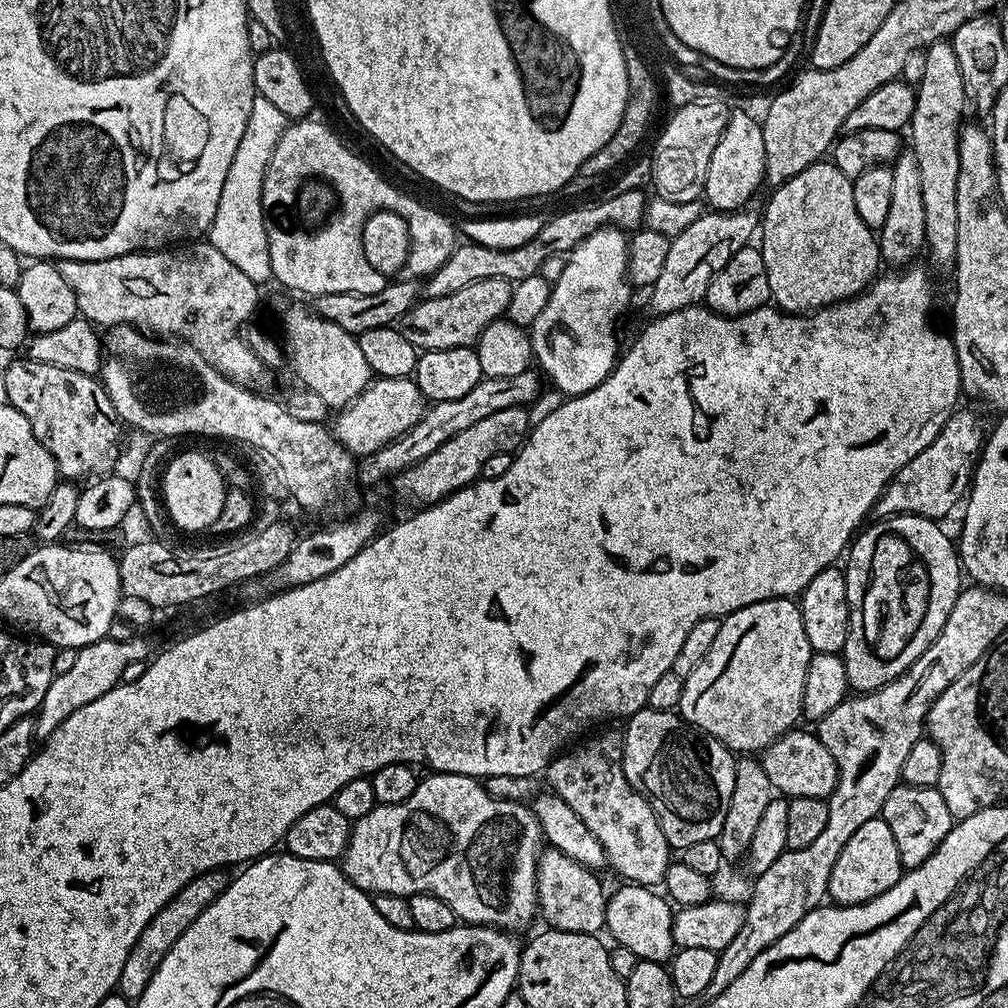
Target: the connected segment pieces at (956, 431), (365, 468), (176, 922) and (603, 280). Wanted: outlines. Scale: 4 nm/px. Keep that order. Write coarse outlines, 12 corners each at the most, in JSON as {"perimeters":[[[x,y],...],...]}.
{"perimeters":[[[953,412],[892,475],[875,515],[935,521],[965,499],[985,439]],[[539,371],[482,378],[462,398],[429,403],[397,440],[358,464],[364,484],[391,481],[494,410],[523,408]],[[227,871],[195,876],[134,942],[119,995],[135,1002],[186,926],[226,890]],[[629,237],[567,253],[534,318],[535,363],[565,397],[616,367],[634,293]]]}

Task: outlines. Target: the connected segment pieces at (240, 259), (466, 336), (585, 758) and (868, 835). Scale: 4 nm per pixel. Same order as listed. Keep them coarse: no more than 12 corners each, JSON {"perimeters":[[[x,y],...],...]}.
{"perimeters":[[[257,98],[210,243],[258,286],[273,279],[262,182],[289,123]],[[502,278],[421,299],[398,321],[417,350],[470,348],[510,304]],[[623,735],[548,763],[547,787],[621,881],[659,885],[674,852],[622,770]],[[865,822],[842,847],[827,899],[861,904],[905,871],[890,826]]]}

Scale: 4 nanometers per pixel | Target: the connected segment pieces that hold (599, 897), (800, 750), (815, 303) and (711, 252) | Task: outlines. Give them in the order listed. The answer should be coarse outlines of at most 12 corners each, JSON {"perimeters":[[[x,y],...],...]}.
{"perimeters":[[[545,847],[538,912],[550,928],[596,934],[608,896],[595,871]],[[815,731],[759,757],[781,797],[828,798],[840,771]],[[817,162],[771,189],[758,247],[771,303],[863,292],[878,236],[853,177]],[[705,211],[671,237],[647,293],[656,316],[703,301],[758,232],[748,211]]]}

